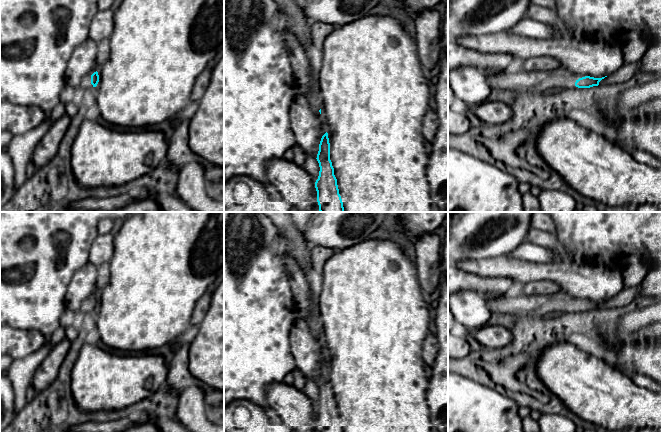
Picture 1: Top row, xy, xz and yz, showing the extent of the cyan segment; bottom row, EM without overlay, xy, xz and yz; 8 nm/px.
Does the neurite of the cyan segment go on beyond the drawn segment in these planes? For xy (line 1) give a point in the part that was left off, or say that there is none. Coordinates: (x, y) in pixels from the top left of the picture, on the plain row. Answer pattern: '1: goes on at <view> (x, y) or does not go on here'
1: does not go on here

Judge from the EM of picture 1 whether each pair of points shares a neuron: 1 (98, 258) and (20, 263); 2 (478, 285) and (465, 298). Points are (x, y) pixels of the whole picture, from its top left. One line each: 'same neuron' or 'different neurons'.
1: different neurons
2: different neurons

